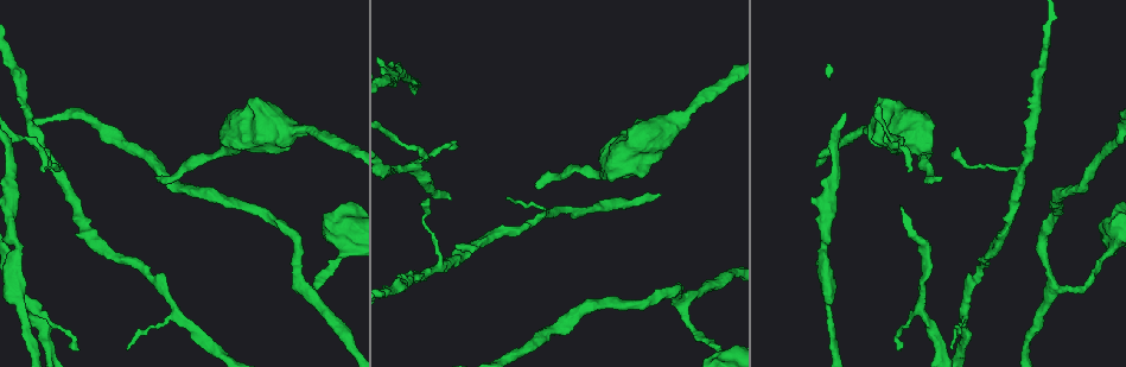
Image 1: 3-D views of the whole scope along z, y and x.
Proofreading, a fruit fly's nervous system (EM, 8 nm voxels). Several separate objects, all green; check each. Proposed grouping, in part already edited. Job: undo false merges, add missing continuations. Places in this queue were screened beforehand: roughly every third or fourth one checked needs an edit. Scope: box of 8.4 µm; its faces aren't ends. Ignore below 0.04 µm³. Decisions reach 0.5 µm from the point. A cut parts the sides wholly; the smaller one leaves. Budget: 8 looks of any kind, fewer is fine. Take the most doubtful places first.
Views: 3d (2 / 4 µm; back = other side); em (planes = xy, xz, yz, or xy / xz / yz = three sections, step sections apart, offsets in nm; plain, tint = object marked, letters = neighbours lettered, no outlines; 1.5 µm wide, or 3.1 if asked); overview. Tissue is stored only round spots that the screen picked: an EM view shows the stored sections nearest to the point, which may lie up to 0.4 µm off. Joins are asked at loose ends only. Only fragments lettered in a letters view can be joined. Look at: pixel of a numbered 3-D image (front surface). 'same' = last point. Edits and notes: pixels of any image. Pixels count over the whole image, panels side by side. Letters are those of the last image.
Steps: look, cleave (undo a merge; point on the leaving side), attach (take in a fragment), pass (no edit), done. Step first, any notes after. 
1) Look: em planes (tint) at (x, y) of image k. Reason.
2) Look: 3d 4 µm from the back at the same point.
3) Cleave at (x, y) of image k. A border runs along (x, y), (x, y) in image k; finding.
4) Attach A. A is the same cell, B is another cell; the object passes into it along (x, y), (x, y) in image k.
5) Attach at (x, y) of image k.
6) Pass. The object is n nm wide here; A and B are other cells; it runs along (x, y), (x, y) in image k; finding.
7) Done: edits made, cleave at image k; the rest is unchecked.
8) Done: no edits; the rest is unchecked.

Look: 3d 2 µm from the back at (159, 178) of image 1. An open end.

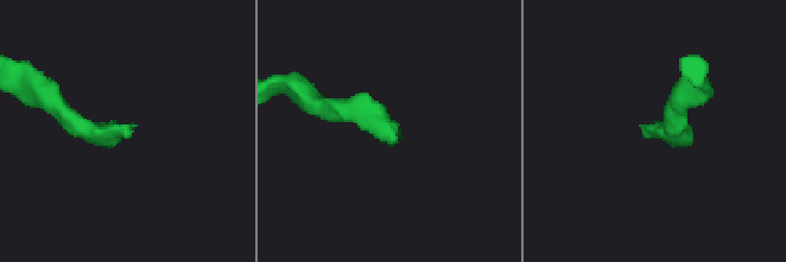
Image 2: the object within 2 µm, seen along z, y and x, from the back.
Look: em xz step 8 (letters) at (390, 144) of image 2.

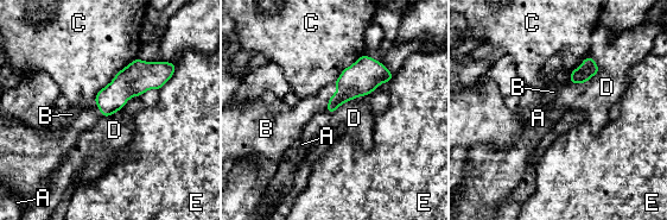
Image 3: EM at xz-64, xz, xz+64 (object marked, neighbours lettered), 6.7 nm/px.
Look: em planes (letters) at the same point.

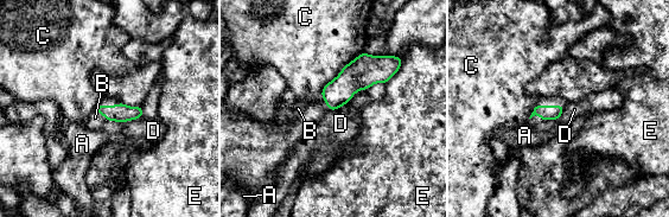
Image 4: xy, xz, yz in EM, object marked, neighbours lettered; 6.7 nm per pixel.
Attach B. The object is 100 nm wide here; B is the same cell, A, C, D and E are other cells; the object passes into it along (546, 112), (536, 114), (534, 121) in image 4; the neuron continues.

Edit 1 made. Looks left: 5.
Look: 3d 2 µm at (76, 349) of image 1. Tapers out.

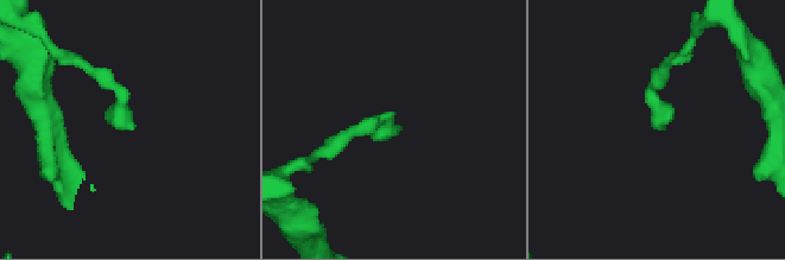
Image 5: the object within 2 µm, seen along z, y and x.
Look: em yz step 8 (letters) at (663, 125) of image 5. Shape alone is not enough.

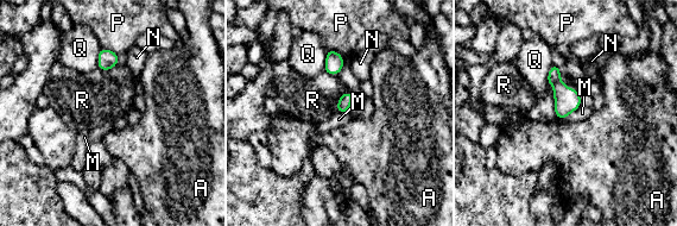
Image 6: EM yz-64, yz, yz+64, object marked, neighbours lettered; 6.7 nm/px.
Look: em planes (letters) at the same point.

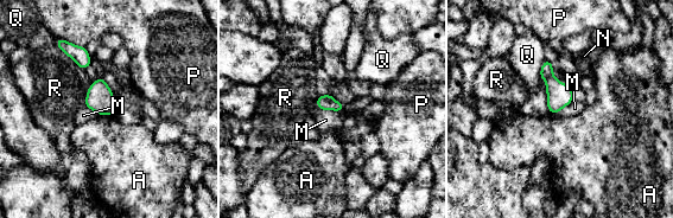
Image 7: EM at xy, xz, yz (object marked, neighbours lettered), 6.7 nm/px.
Pass. A, M, N, P, Q and R are other cells; a border runs along (315, 102), (321, 109), (341, 111) in image 7; no lettered fragment goes on from it.

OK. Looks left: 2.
Done: edits made, attach at image 4; the rest is unchecked.

